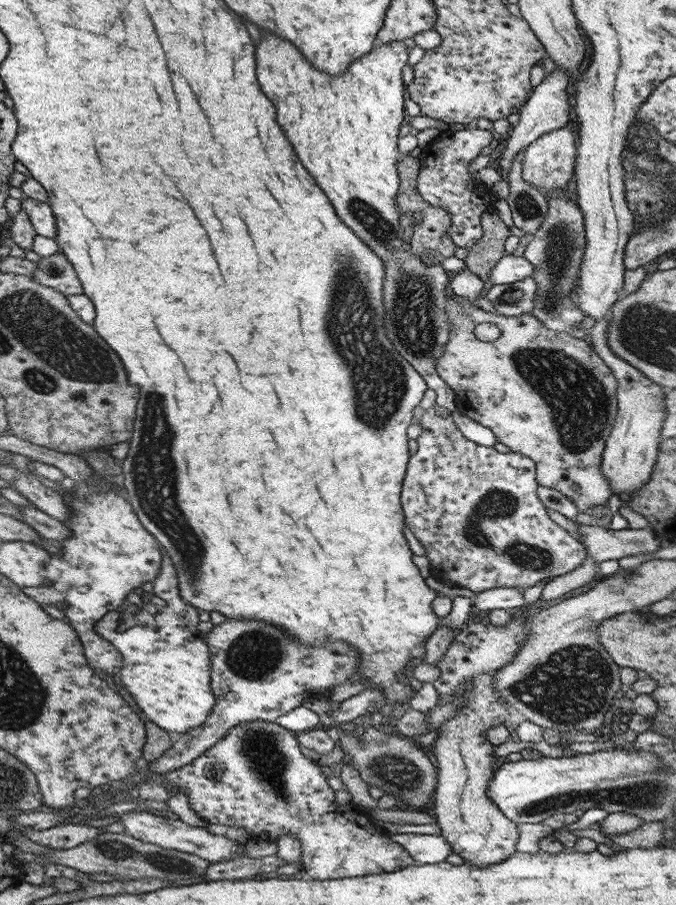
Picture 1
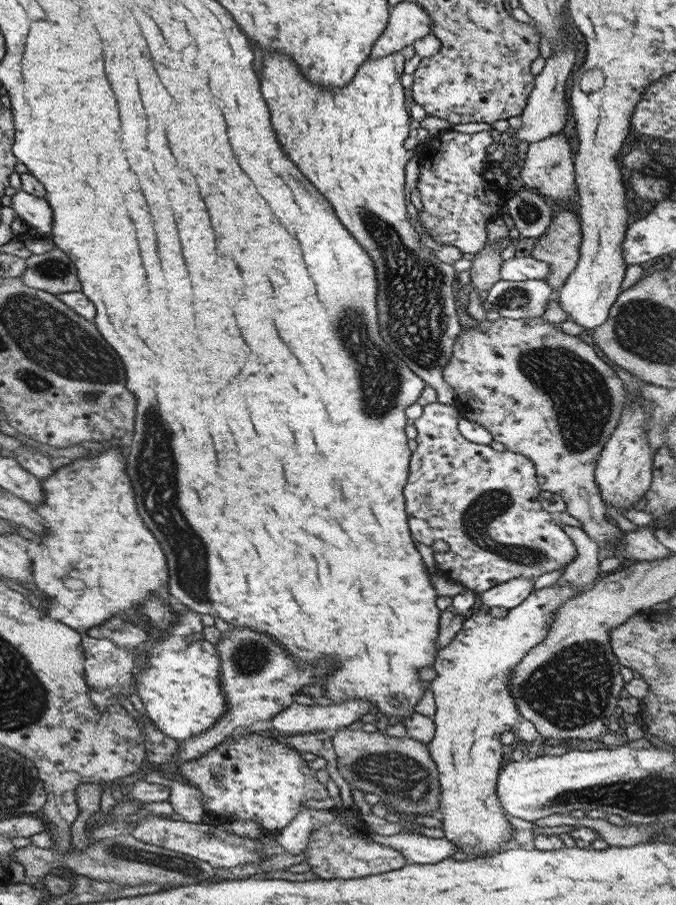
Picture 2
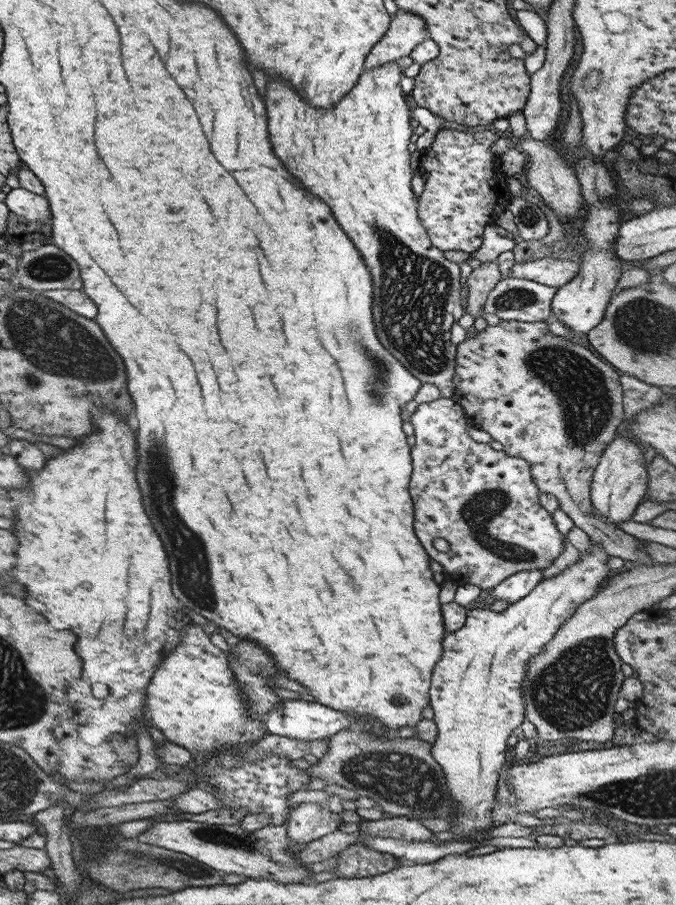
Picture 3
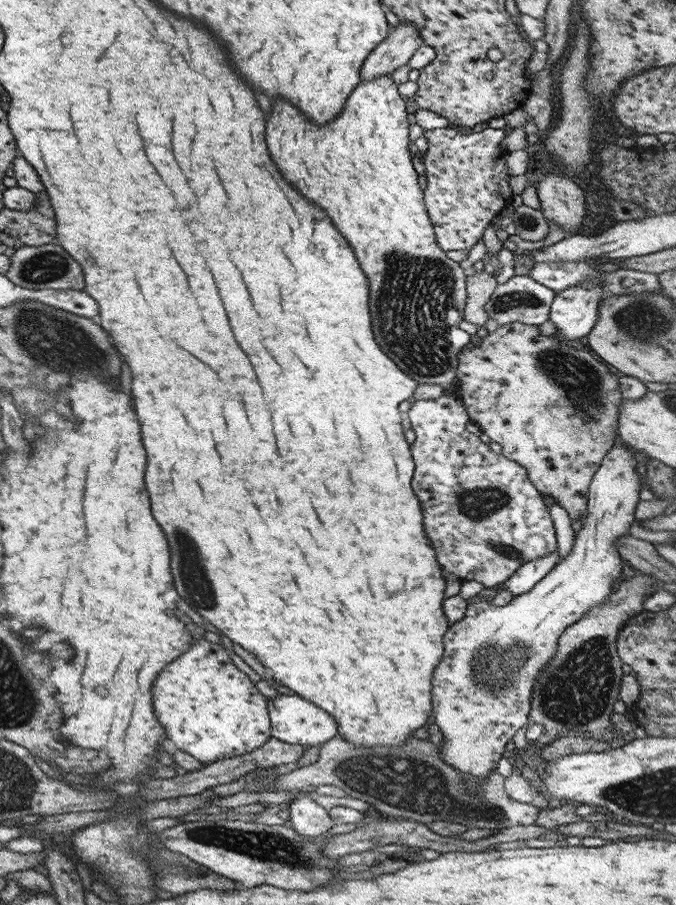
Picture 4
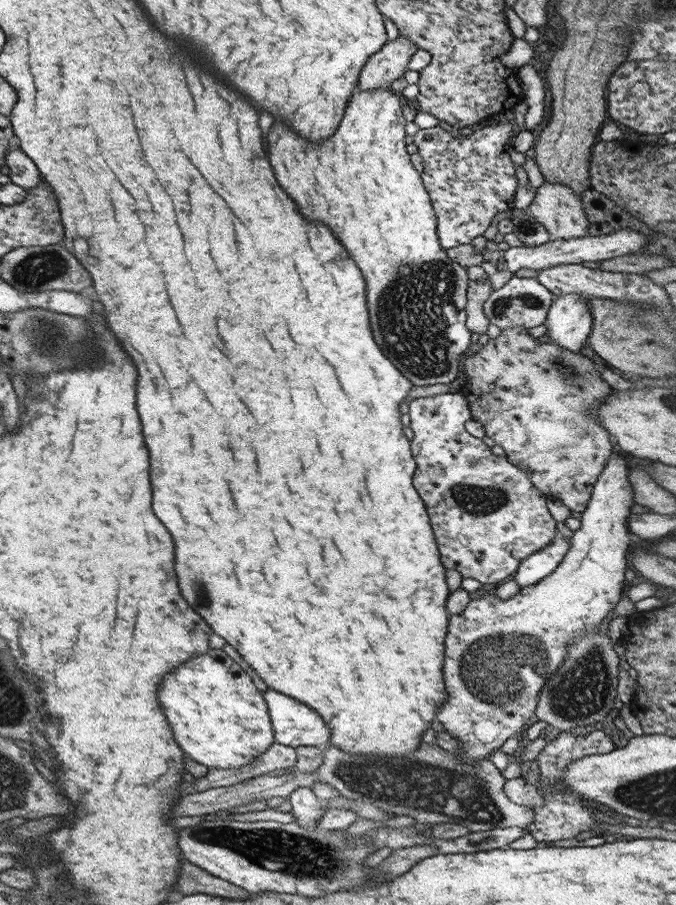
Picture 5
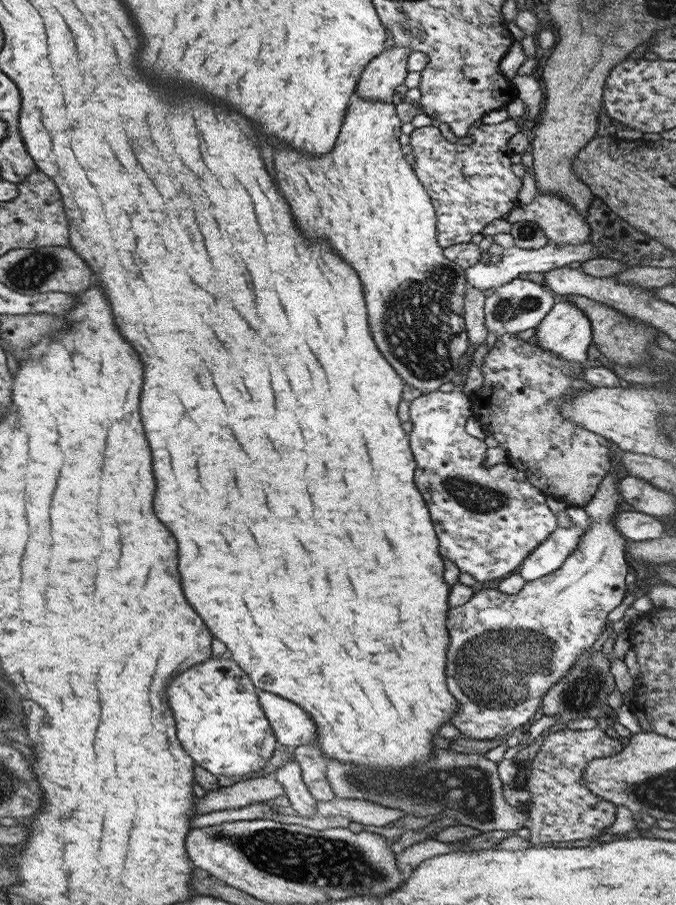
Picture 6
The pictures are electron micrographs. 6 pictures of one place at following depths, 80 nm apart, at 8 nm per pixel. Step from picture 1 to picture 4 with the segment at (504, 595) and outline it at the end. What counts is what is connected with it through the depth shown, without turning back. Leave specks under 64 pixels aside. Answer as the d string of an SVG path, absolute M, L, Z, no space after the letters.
M557 549L542 557L521 563L519 568L516 568L514 573L503 582L502 588L507 589L513 596L526 593L542 580L556 562L558 562Z

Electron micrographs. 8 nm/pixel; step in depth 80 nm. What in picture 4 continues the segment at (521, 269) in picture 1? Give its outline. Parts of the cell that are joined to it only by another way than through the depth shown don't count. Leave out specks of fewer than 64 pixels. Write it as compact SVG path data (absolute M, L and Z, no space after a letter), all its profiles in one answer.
M583 261L535 262L529 269L529 278L549 288L554 294L575 287L598 272Z

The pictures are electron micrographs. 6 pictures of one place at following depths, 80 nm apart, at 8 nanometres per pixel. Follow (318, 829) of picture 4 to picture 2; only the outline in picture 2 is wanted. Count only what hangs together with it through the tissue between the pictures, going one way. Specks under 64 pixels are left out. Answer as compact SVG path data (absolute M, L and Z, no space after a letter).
M301 809L281 830L277 832L276 844L283 846L286 853L297 854L308 845L312 830L329 824L339 817L339 811Z

